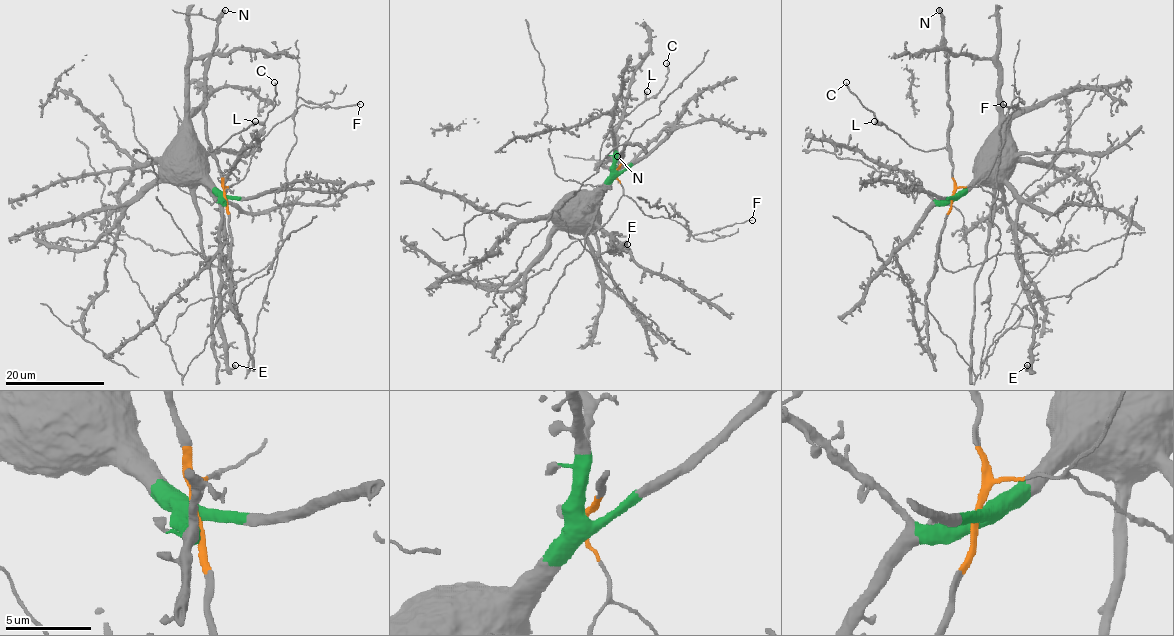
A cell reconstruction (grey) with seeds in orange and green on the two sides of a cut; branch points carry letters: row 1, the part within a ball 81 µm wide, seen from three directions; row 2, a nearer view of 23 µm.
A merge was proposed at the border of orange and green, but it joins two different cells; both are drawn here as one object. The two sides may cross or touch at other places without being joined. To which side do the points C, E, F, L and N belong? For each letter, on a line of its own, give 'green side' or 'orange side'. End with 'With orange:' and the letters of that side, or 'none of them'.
C: orange side
E: green side
F: orange side
L: orange side
N: orange side
With orange: C, F, L, N

